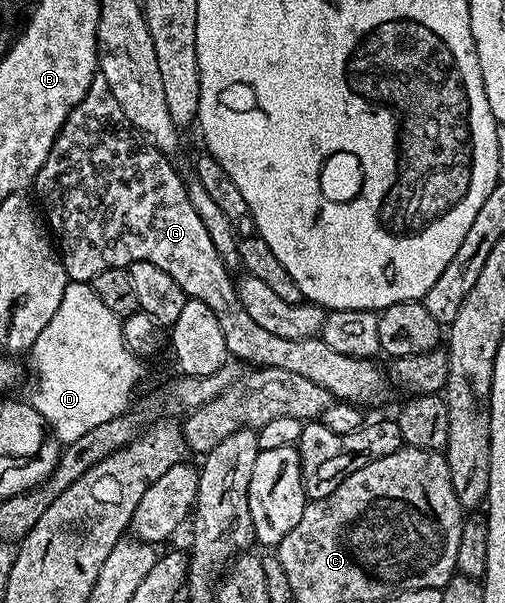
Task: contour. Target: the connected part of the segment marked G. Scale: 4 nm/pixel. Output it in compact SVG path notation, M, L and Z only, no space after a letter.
M99 75L94 78L86 91L86 95L78 103L78 107L74 107L70 111L66 123L60 128L60 134L56 136L54 147L50 151L46 163L42 163L42 167L38 171L34 182L34 190L36 189L41 203L44 204L45 210L43 209L43 212L46 214L47 228L51 230L55 240L58 242L60 259L64 262L64 270L66 271L68 280L86 281L90 283L102 271L110 271L111 269L127 270L128 266L139 261L154 263L154 267L162 267L162 271L166 271L166 275L170 275L170 279L174 279L174 283L178 283L178 287L182 287L182 291L189 299L198 303L206 303L206 307L210 307L210 311L214 311L214 316L218 319L218 327L222 327L222 339L226 339L228 352L235 360L241 363L247 363L249 361L249 366L252 367L286 369L294 371L294 375L306 375L306 379L311 379L312 382L318 383L318 387L326 387L326 391L330 391L333 398L340 401L347 401L350 405L367 407L367 405L382 404L388 397L388 381L390 385L390 377L385 370L384 374L375 365L377 362L373 358L351 357L350 355L336 357L336 351L330 353L330 347L326 347L326 343L320 337L294 339L291 341L290 339L282 339L279 335L270 335L270 331L265 331L262 327L258 327L258 323L254 323L254 319L250 319L250 315L246 315L246 307L242 307L240 296L236 293L233 278L228 278L228 273L230 273L229 266L225 265L224 260L218 255L218 247L214 247L214 242L210 240L210 231L206 231L206 226L202 224L202 219L198 219L198 211L194 211L194 203L190 203L185 178L180 178L176 174L175 167L168 161L171 160L165 154L138 136L136 130L133 129L130 123L130 119L126 119L122 107L118 107L118 99L114 99L114 91L110 91L110 83L106 83L106 79Z

